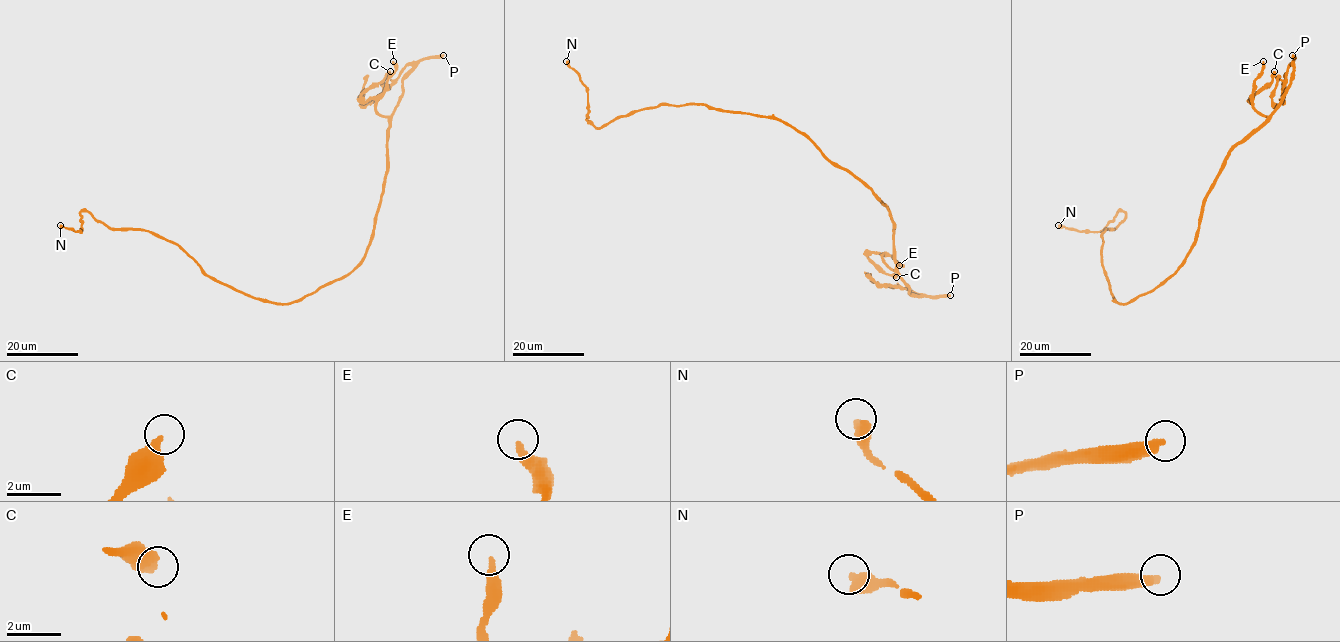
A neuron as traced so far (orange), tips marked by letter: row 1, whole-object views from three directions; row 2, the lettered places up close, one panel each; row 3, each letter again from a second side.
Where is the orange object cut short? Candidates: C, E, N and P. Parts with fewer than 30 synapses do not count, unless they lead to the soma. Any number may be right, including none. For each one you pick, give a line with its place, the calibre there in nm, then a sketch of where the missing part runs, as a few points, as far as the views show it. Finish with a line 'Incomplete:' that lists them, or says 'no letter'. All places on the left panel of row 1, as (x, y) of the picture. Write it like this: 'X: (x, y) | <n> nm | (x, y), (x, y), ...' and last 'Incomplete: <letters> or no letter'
P: (443, 55) | 360 nm
Incomplete: P

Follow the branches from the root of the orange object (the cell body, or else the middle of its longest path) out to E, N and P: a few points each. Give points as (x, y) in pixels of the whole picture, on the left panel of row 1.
E: (331, 281), (357, 265), (371, 239), (389, 126), (376, 101), (395, 70), (393, 61)
N: (331, 281), (277, 304), (212, 280), (149, 231), (111, 229), (87, 211), (80, 231), (60, 225)
P: (331, 281), (357, 265), (371, 239), (386, 170), (389, 116), (402, 93), (402, 78), (420, 60), (443, 55)

